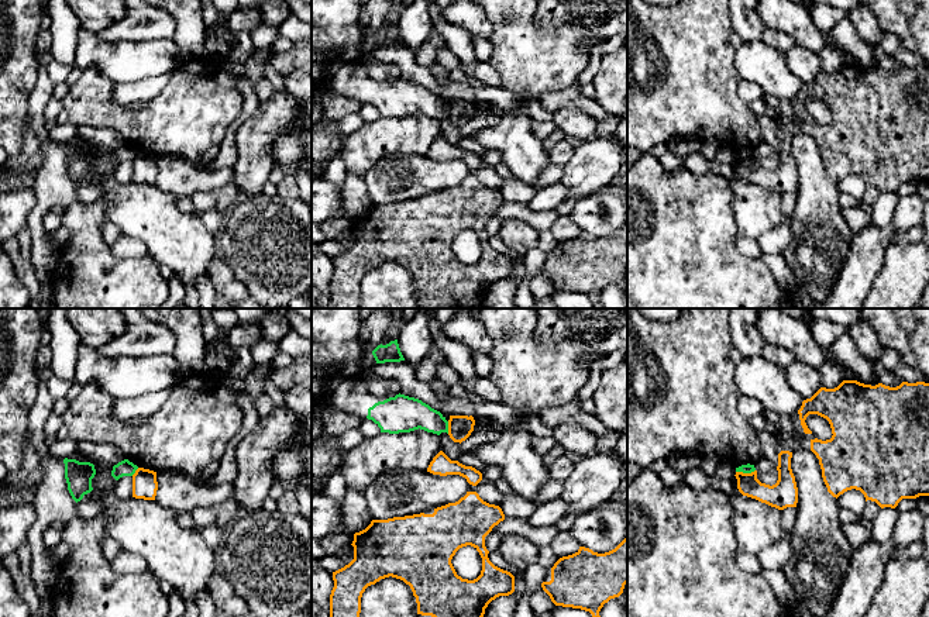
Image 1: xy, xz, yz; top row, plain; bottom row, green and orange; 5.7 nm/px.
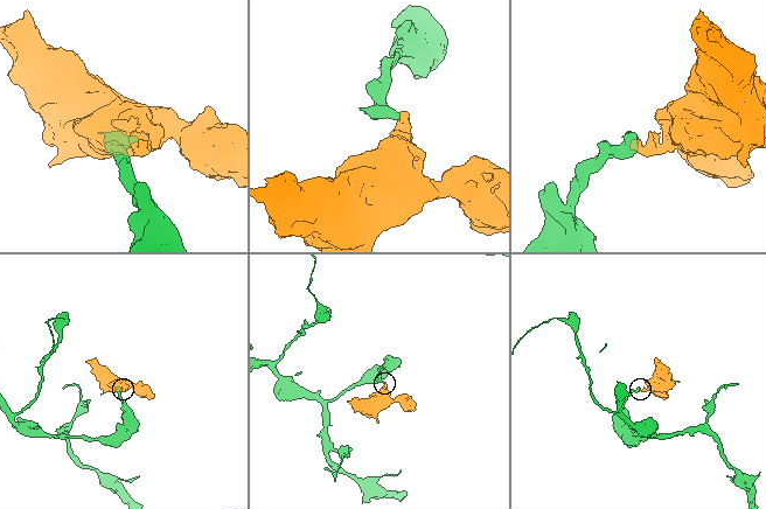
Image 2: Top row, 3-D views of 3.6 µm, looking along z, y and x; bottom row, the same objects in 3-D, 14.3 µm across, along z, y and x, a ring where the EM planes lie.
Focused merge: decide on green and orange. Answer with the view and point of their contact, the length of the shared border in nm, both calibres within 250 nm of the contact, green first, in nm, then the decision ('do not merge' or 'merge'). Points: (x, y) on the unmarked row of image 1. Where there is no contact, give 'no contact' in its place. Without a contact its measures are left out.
contact yz (745, 157); length 110 nm; calibres 50 and 150 nm; do not merge

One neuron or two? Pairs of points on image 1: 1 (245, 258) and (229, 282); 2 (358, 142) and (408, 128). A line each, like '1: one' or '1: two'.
1: two
2: one

